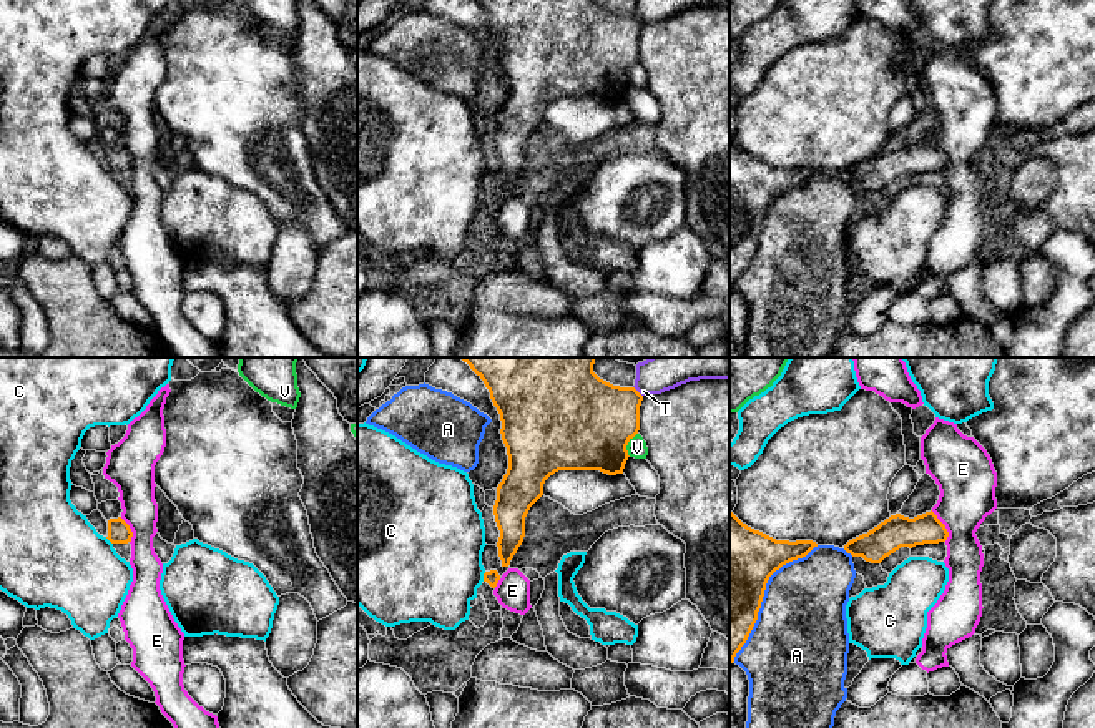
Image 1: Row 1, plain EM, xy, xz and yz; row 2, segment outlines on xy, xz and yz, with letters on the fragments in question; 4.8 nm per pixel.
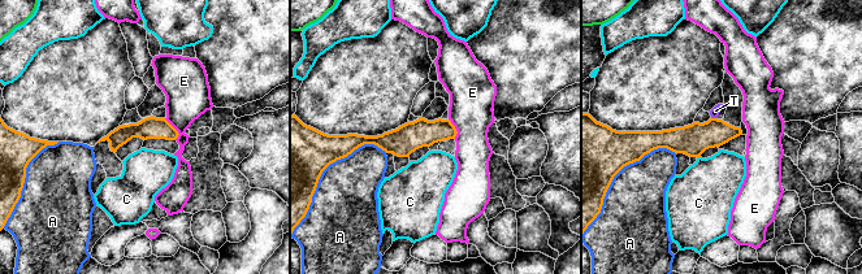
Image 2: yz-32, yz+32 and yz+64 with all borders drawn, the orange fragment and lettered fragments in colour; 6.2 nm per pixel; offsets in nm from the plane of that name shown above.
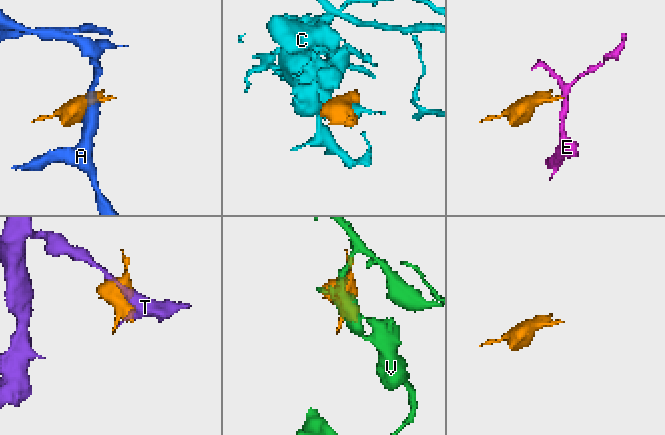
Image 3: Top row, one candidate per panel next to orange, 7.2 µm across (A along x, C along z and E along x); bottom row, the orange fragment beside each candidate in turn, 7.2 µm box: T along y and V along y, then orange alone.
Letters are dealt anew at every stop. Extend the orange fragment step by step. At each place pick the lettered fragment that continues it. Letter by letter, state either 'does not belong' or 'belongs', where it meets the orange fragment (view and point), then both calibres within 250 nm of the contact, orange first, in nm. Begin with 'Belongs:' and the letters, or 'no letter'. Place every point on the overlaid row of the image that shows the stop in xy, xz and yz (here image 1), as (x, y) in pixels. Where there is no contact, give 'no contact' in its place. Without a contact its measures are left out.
Belongs: no letter
A: does not belong; meets orange in yz at (763, 595); 400 nm thick on the orange side, 440 nm on the other
C: does not belong; meets orange in xz at (484, 577); 70 nm thick on the orange side, 460 nm on the other
E: does not belong; meets orange in yz at (944, 526); 160 nm thick on the orange side, 280 nm on the other
T: does not belong; meets orange in xz at (637, 391); 380 nm thick on the orange side, 260 nm on the other
V: does not belong; meets orange in xz at (627, 444); 460 nm thick on the orange side, 100 nm on the other

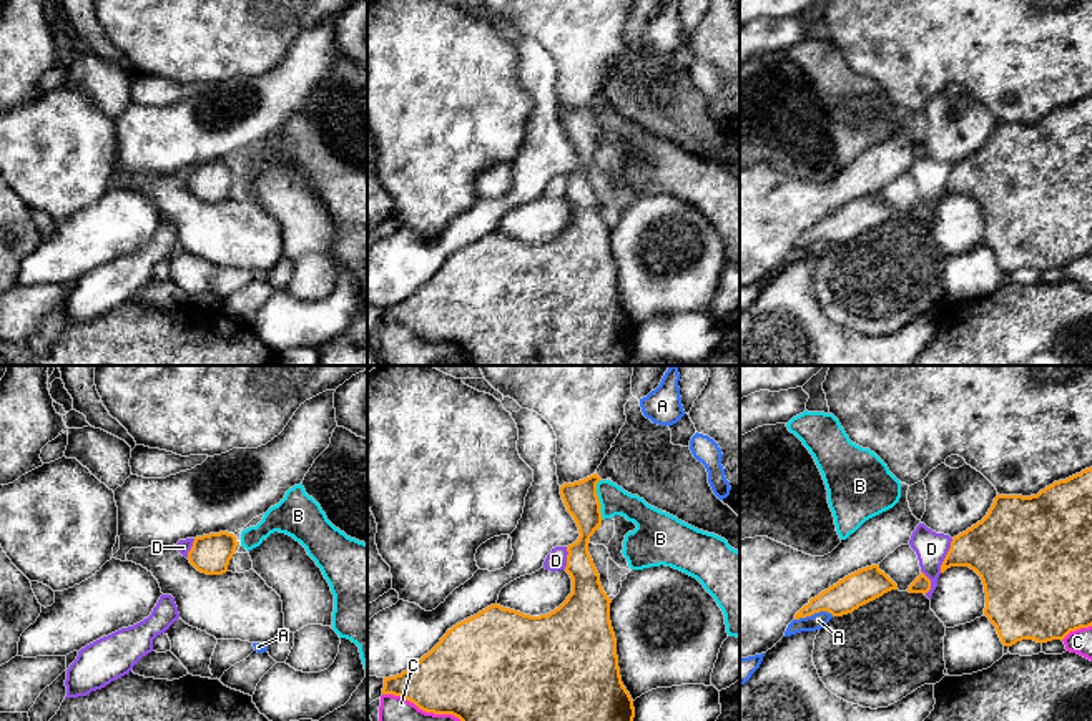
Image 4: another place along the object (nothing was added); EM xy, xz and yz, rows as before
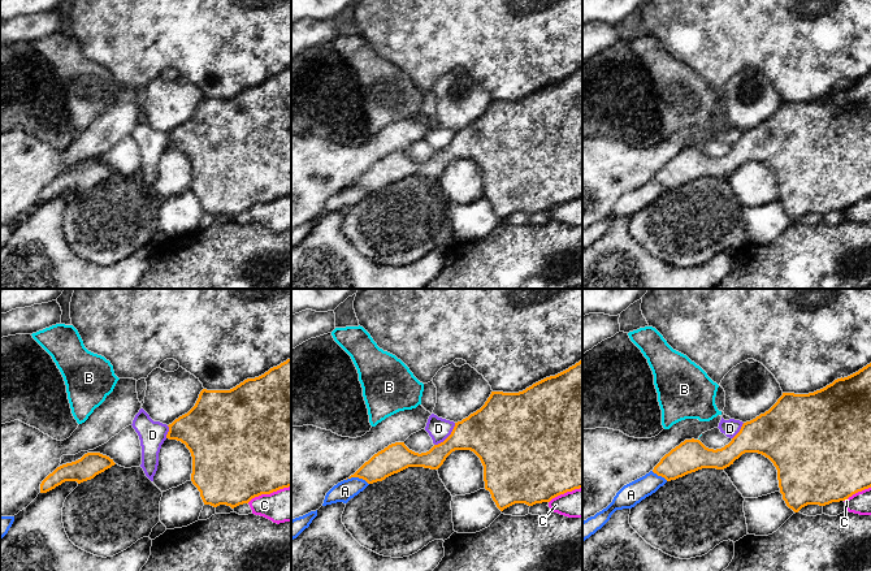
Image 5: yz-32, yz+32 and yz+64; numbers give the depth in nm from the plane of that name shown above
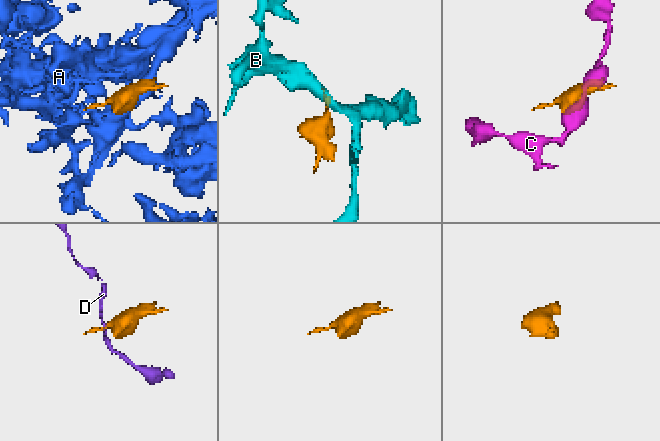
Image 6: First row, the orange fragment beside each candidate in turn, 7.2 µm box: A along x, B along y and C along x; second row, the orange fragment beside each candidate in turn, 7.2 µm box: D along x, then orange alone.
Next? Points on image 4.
Belongs: no letter
A: does not belong; meets orange in yz at (813, 613); 160 nm thick on the orange side, 80 nm on the other
B: does not belong; meets orange in xz at (597, 499); 160 nm thick on the orange side, 140 nm on the other
C: does not belong; meets orange in xz at (423, 710); 380 nm thick on the orange side, 130 nm on the other
D: does not belong; meets orange in yz at (946, 555); 300 nm thick on the orange side, 160 nm on the other

